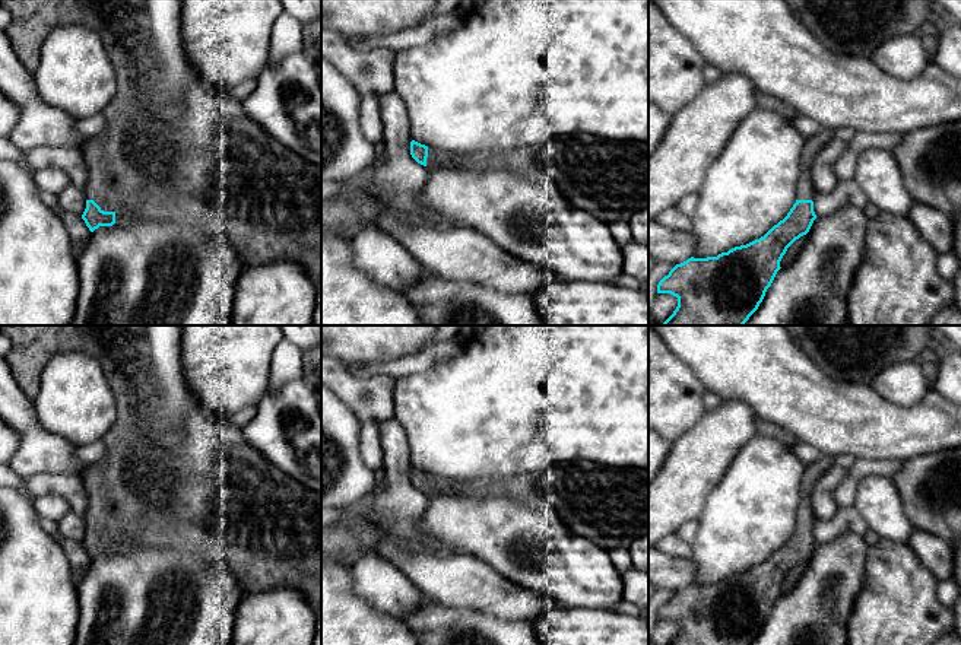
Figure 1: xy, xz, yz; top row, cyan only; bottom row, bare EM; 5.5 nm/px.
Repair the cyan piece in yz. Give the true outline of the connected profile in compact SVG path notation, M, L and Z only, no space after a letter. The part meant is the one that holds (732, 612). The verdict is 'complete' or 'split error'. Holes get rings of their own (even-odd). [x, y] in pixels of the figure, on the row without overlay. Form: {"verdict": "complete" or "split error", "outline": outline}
{"verdict": "split error", "outline": "M821 454L806 466L796 530L764 563L717 584L691 584L659 609L657 620L678 625L669 645L749 645L758 636L787 575L806 562L816 546L812 492L832 464L834 457Z"}

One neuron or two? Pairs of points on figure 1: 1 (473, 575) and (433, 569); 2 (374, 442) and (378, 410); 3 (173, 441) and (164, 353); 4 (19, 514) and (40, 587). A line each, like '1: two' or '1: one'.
1: one
2: two
3: one
4: one

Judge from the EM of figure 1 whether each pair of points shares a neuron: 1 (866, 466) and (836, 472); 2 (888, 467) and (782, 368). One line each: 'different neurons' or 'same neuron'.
1: different neurons
2: different neurons

